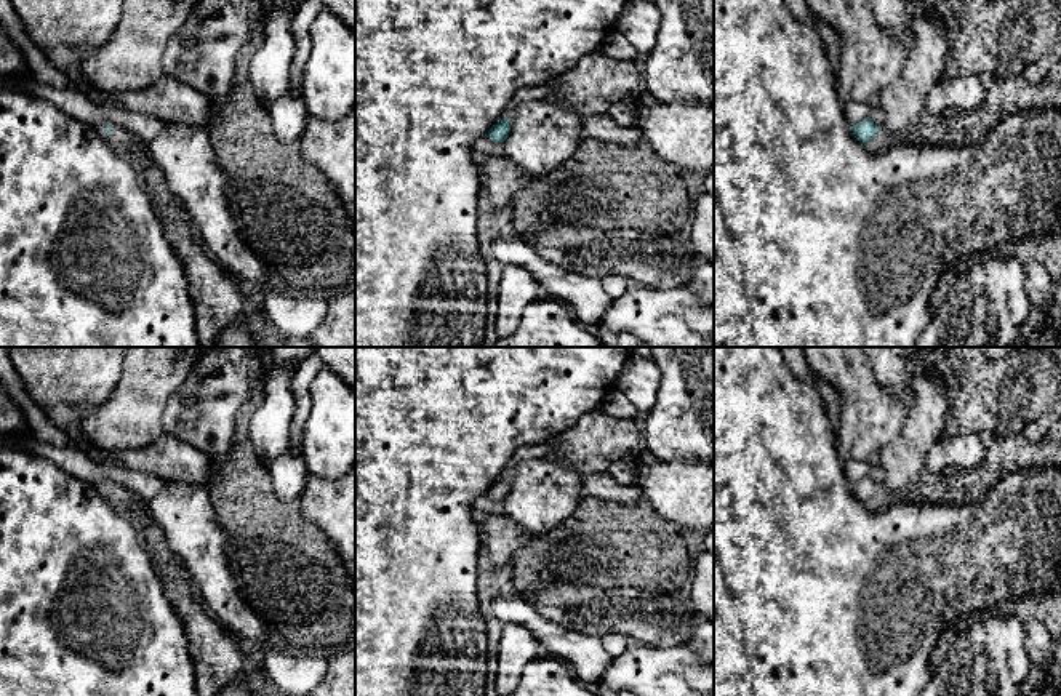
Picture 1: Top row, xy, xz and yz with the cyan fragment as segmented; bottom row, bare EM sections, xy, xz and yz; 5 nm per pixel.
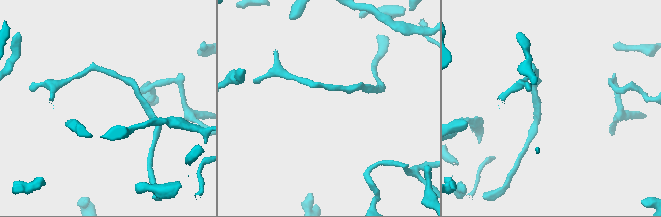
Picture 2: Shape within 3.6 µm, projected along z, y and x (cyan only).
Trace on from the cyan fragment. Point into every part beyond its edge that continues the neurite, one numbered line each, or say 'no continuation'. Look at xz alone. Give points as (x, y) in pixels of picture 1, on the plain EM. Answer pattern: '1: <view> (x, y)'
1: xz (484, 506)

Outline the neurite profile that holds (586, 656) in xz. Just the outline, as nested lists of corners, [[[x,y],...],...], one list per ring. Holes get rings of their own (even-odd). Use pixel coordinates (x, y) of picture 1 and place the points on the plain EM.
[[[496,597],[490,603],[490,611],[502,624],[526,627],[541,643],[544,654],[565,661],[581,682],[600,683],[613,659],[602,638],[552,624],[522,600]]]

